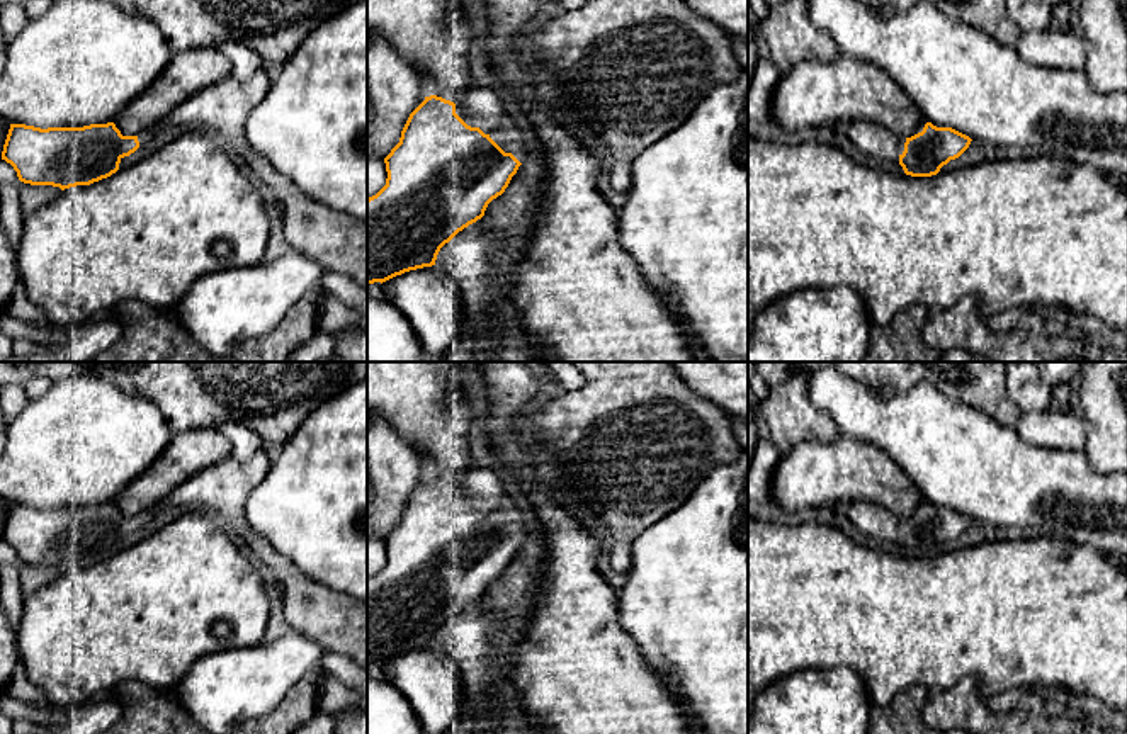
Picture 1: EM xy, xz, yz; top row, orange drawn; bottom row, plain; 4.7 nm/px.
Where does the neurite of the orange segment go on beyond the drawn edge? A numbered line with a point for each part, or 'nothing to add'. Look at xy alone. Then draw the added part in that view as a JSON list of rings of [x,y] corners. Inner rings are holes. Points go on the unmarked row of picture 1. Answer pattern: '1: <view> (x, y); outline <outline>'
1: xy (339, 622); outline [[[267,447],[245,462],[228,457],[212,464],[177,486],[158,506],[138,515],[139,528],[168,506],[209,511],[233,527],[252,557],[274,574],[291,630],[367,669],[367,603],[313,581],[291,559],[275,552],[248,522],[248,496],[269,469]]]

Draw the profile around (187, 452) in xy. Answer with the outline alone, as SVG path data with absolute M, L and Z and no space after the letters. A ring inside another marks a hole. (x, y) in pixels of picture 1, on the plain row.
M218 428L173 433L161 455L114 500L122 517L158 506L177 486L199 471L231 457L231 443Z

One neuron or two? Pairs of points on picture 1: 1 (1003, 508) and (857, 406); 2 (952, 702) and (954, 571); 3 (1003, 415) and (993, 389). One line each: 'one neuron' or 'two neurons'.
1: one neuron
2: two neurons
3: one neuron

